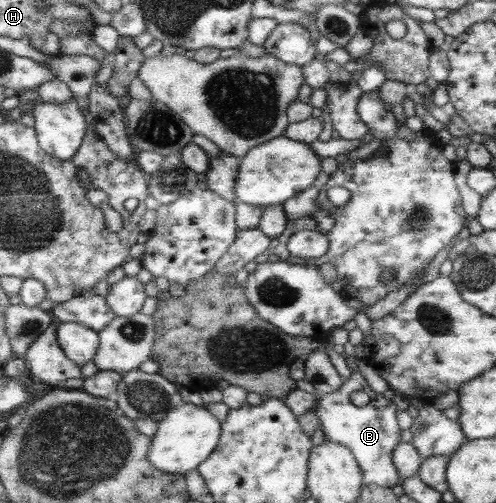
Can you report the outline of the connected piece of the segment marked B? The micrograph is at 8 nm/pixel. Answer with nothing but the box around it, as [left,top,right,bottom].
[316,372,403,487]

